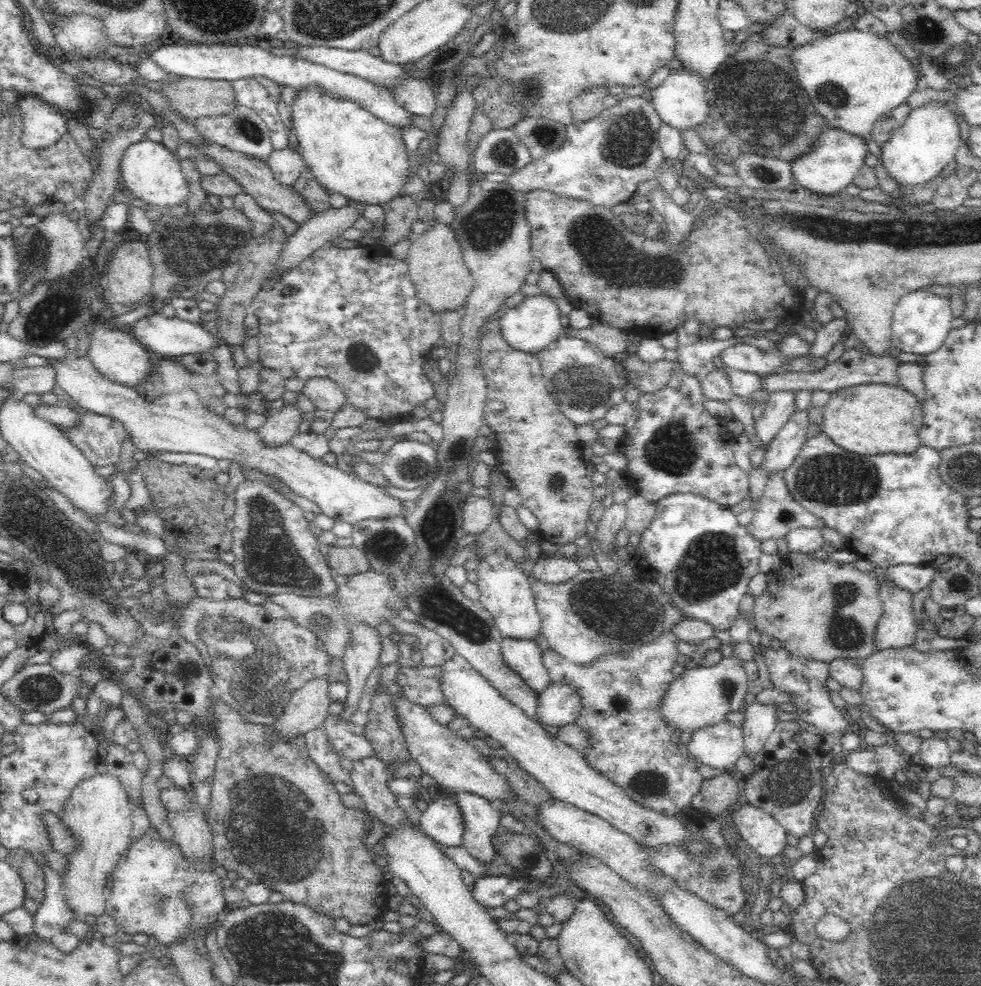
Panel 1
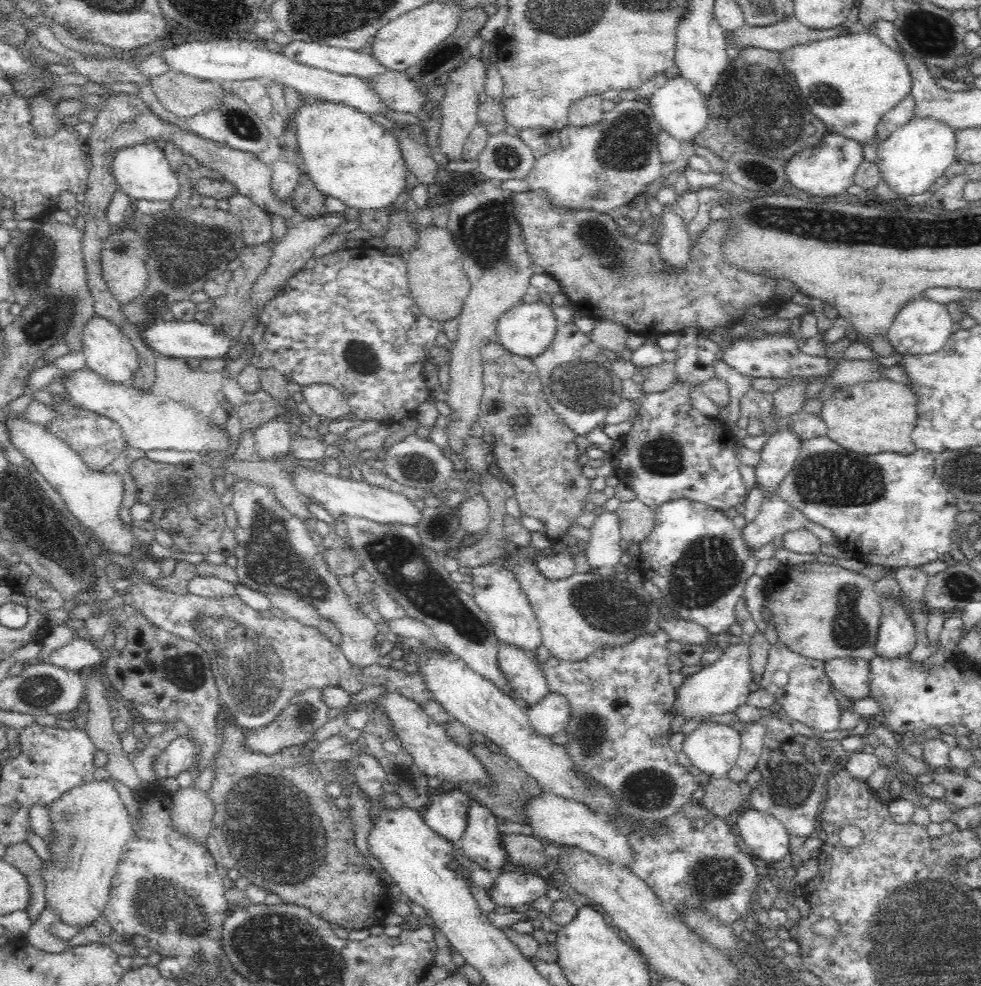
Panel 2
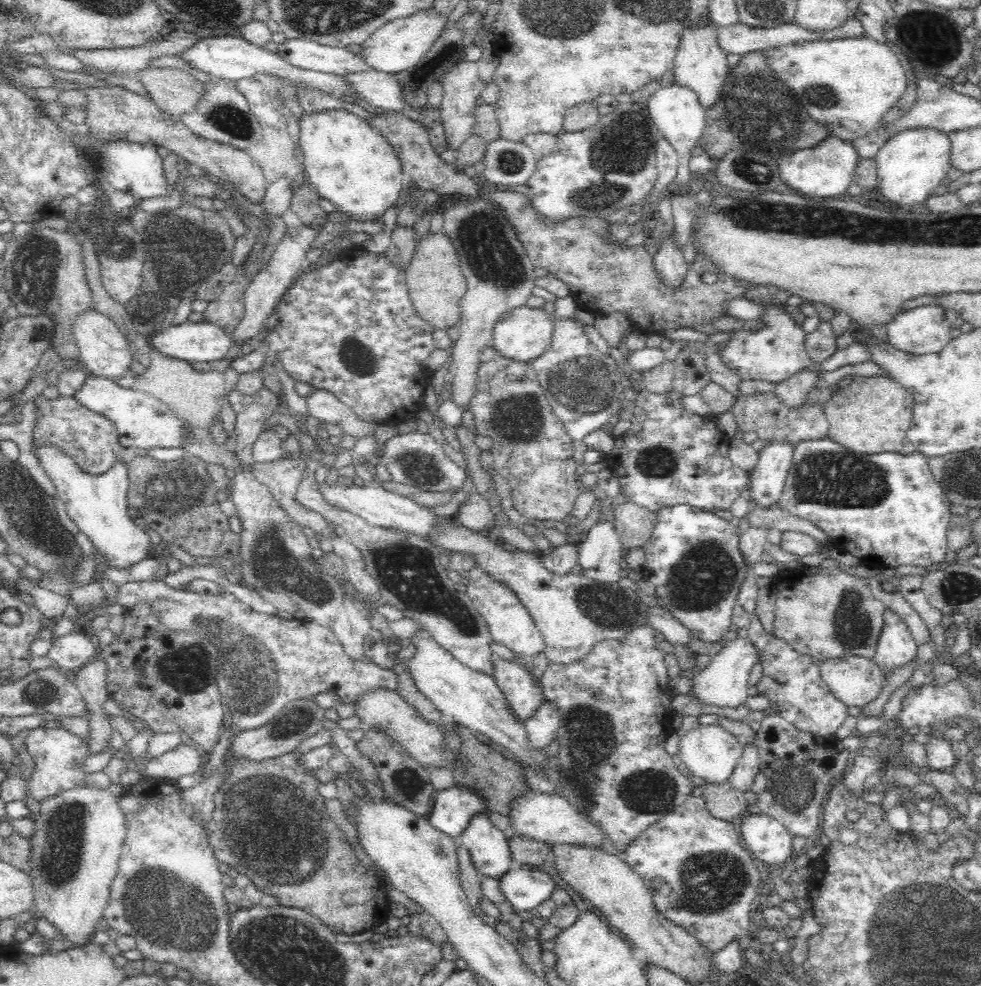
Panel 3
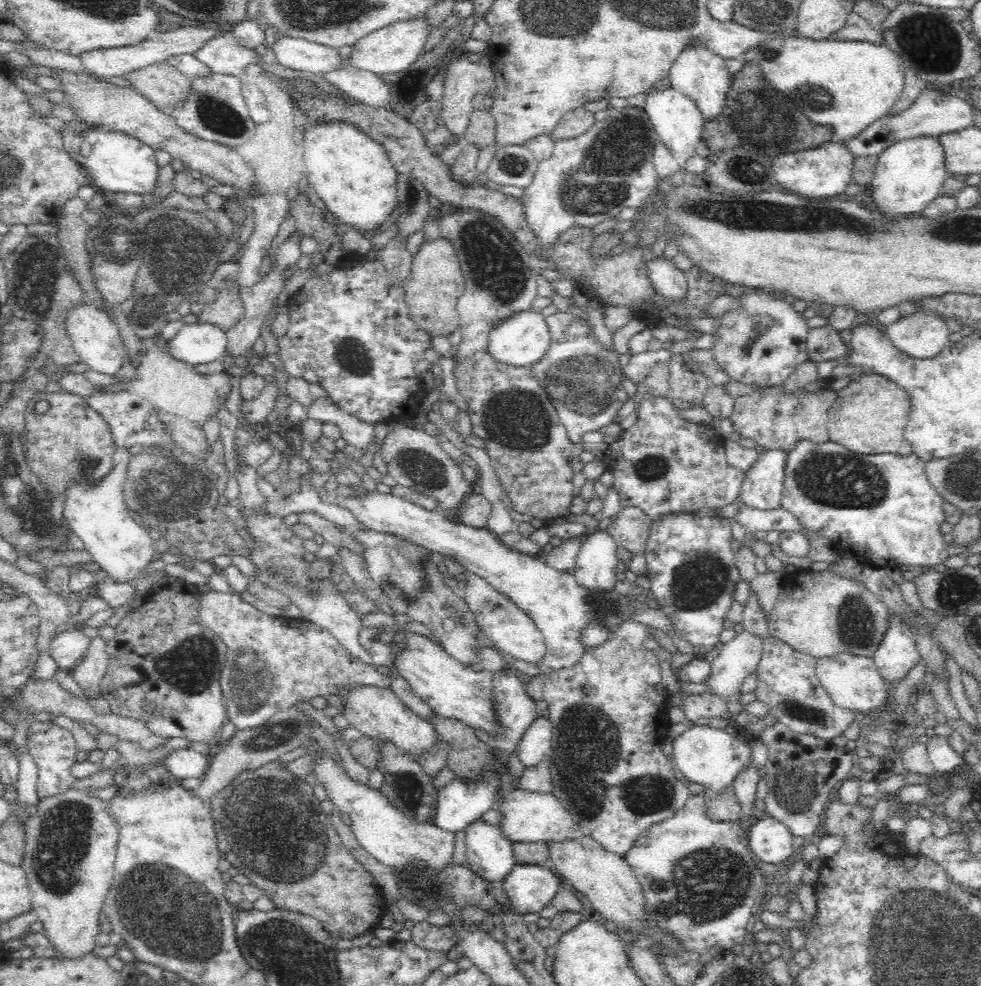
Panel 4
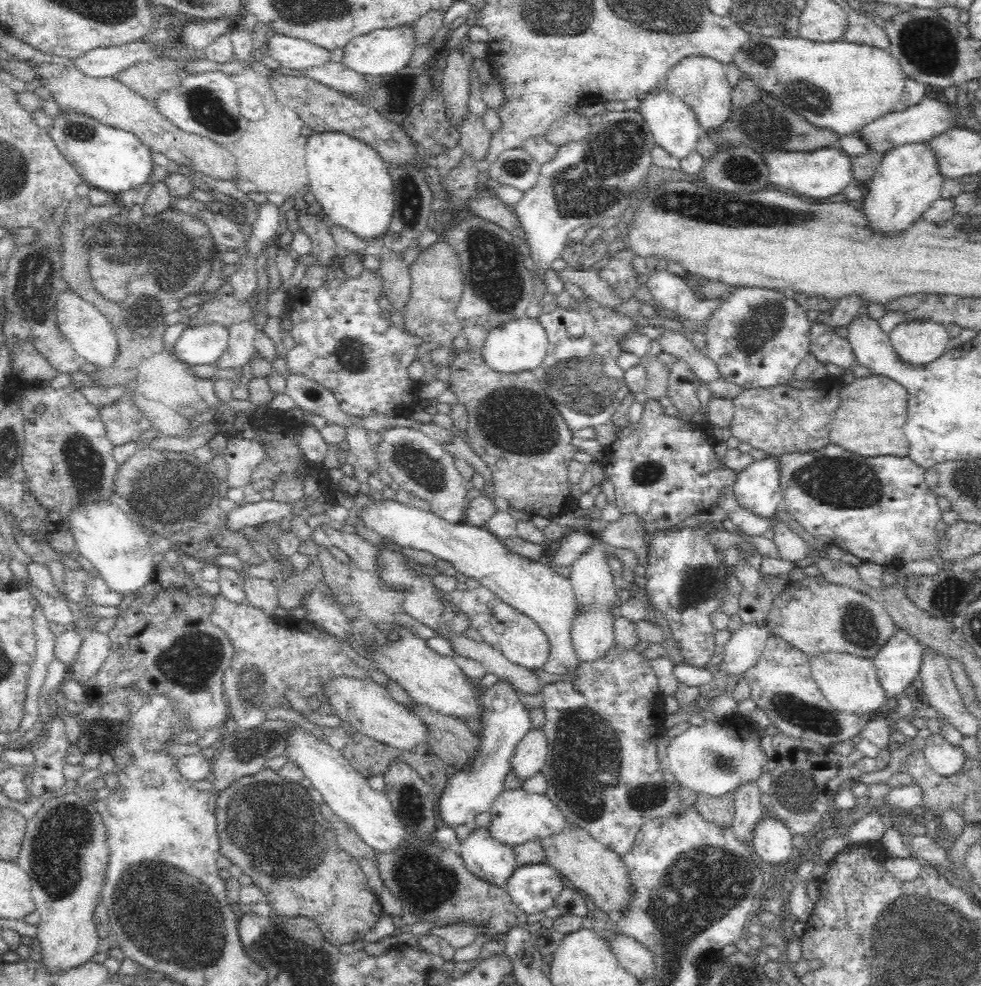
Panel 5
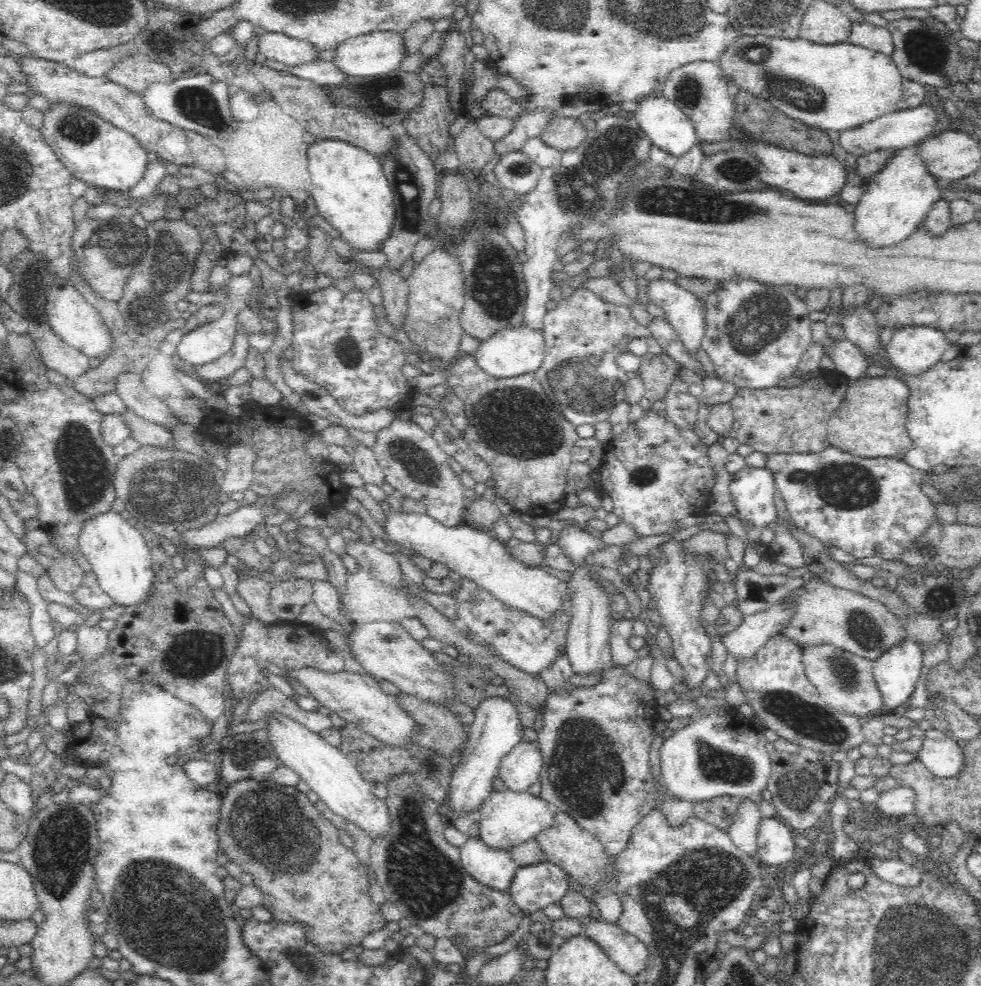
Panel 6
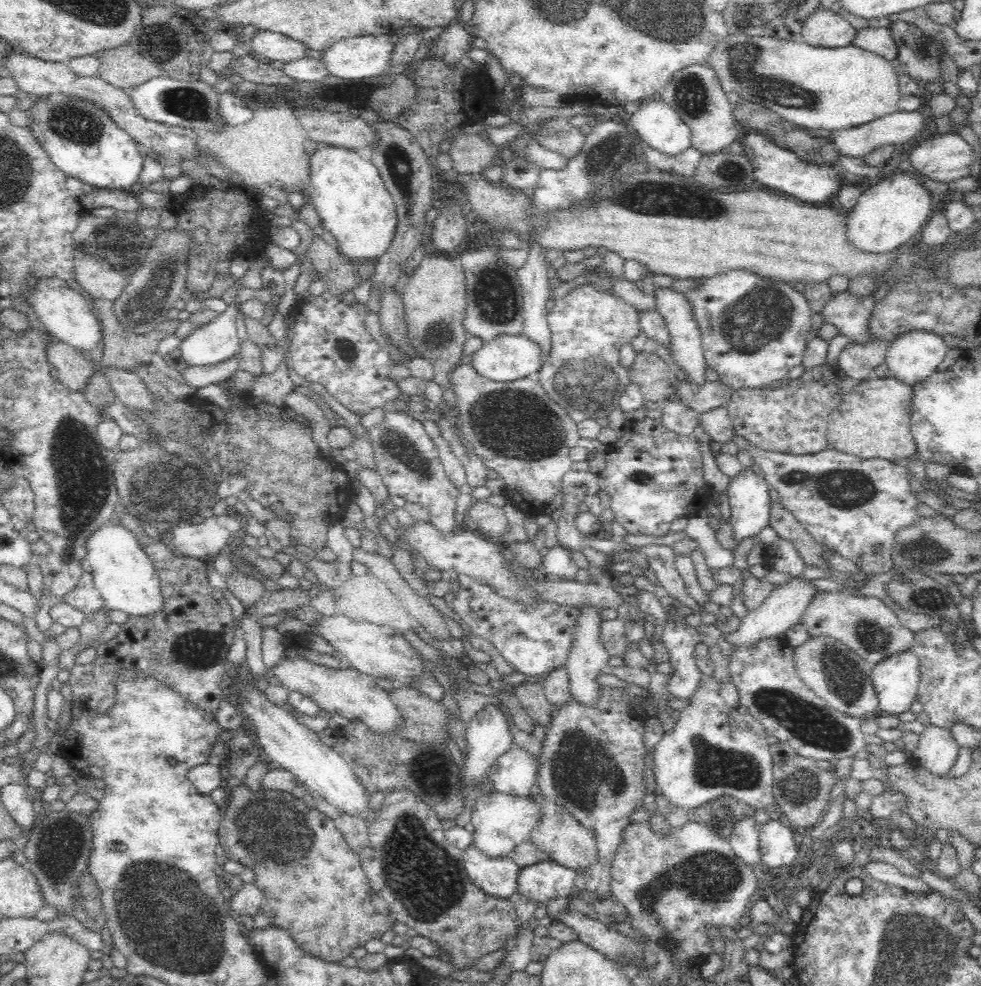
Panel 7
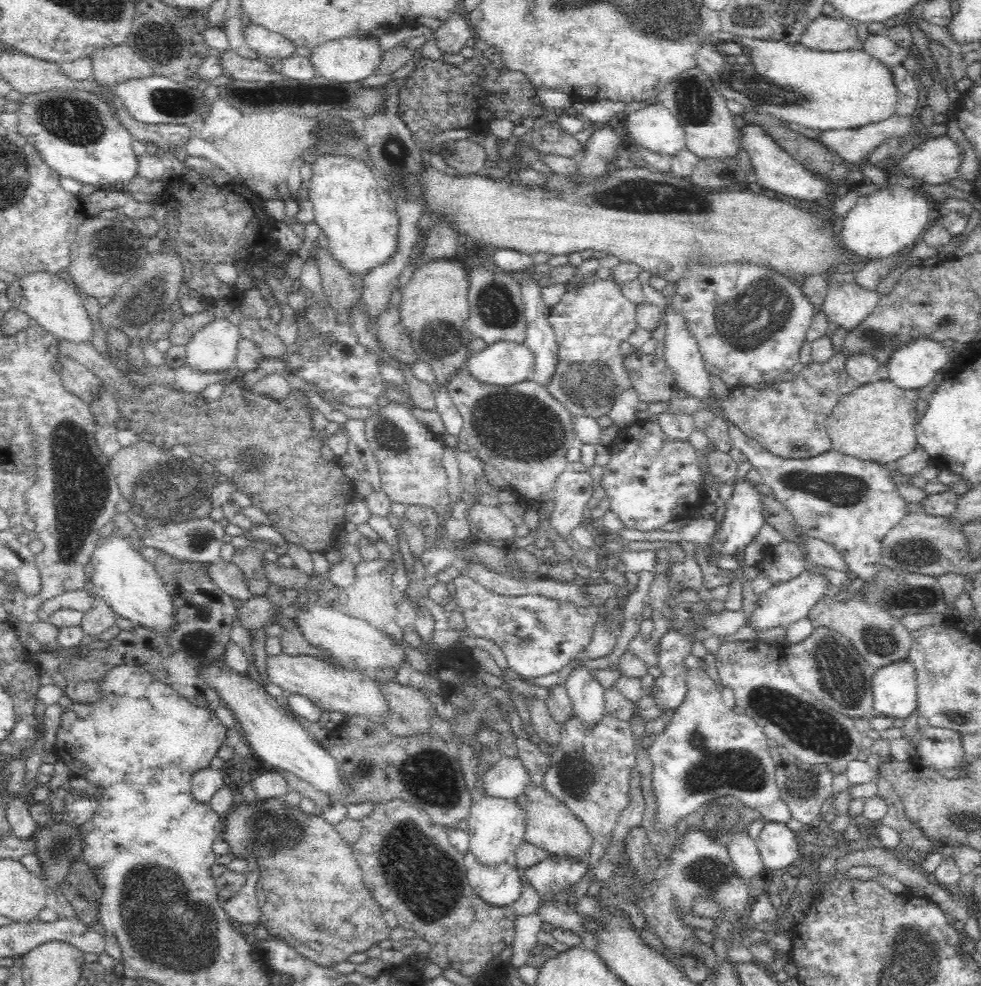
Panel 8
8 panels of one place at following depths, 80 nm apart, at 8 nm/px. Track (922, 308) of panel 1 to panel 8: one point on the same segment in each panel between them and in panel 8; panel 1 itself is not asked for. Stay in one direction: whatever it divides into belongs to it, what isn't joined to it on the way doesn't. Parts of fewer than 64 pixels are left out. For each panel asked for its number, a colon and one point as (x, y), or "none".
2: (922, 327)
3: (922, 331)
4: (921, 335)
5: (916, 343)
6: (913, 350)
7: (914, 357)
8: (914, 365)

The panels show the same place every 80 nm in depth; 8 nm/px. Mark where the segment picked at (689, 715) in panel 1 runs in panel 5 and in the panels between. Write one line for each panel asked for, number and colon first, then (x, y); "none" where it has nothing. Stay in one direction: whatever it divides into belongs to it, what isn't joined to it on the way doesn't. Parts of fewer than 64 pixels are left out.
2: (722, 686)
3: (724, 682)
4: (733, 661)
5: (746, 645)

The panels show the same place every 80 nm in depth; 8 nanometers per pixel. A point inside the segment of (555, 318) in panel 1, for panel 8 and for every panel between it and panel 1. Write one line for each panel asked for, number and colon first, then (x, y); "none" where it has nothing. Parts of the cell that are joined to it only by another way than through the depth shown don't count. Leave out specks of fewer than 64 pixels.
2: (526, 330)
3: (522, 335)
4: (520, 340)
5: (519, 345)
6: (508, 353)
7: (507, 358)
8: (503, 364)

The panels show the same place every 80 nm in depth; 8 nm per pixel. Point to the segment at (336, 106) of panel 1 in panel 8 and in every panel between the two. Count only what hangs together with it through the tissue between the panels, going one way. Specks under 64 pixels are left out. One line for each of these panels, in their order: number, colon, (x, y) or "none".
2: (347, 156)
3: (345, 162)
4: (351, 174)
5: (350, 182)
6: (351, 192)
7: (350, 198)
8: (359, 218)

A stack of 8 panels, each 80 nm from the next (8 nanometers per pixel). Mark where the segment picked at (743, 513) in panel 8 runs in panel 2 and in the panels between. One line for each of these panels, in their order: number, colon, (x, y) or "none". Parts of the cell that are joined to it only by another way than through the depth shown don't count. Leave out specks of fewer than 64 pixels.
2: (778, 455)
3: (766, 481)
4: (762, 485)
5: (756, 488)
6: (752, 491)
7: (749, 500)

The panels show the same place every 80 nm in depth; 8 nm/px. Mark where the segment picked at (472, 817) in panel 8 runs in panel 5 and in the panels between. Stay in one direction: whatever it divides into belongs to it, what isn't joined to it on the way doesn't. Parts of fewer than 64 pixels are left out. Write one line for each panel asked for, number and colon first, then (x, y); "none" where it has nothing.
5: (516, 816)
6: (506, 818)
7: (501, 822)

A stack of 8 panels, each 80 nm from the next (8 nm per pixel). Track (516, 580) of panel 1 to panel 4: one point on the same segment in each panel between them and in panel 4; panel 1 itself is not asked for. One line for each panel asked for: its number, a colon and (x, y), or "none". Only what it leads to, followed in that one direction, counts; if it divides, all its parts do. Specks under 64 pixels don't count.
2: (494, 590)
3: (509, 624)
4: (500, 623)

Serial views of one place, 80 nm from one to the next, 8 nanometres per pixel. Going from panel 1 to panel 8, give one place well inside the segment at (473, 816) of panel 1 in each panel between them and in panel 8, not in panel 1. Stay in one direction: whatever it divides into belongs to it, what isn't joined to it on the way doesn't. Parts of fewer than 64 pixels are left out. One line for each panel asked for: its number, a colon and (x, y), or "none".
2: (482, 842)
3: (488, 846)
4: (489, 855)
5: (488, 860)
6: (494, 870)
7: (498, 878)
8: (500, 886)

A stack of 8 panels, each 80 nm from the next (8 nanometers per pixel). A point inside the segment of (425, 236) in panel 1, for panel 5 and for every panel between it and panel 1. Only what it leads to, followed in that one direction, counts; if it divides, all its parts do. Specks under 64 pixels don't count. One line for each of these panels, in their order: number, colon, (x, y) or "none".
2: (438, 284)
3: (435, 283)
4: (436, 283)
5: (436, 281)

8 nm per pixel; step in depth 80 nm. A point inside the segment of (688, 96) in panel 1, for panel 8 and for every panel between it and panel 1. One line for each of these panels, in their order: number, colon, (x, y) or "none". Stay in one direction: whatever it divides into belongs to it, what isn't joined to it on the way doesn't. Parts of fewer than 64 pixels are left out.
2: (681, 111)
3: (678, 115)
4: (677, 122)
5: (675, 129)
6: (659, 119)
7: (657, 125)
8: (653, 127)

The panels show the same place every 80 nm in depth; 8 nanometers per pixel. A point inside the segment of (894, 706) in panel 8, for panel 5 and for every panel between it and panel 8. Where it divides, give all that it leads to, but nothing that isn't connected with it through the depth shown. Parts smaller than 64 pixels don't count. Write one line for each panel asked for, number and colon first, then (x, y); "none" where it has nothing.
5: (898, 664)
6: (896, 673)
7: (896, 680)

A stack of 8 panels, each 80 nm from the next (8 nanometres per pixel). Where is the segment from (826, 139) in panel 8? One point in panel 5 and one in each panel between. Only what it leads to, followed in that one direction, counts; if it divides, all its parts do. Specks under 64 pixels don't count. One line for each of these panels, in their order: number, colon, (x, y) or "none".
5: (917, 124)
6: (896, 130)
7: (900, 127)

